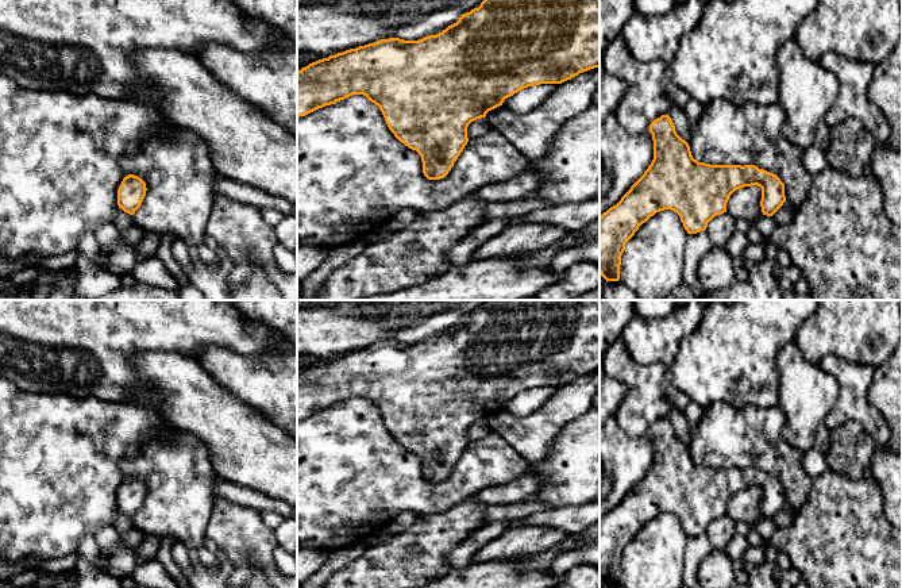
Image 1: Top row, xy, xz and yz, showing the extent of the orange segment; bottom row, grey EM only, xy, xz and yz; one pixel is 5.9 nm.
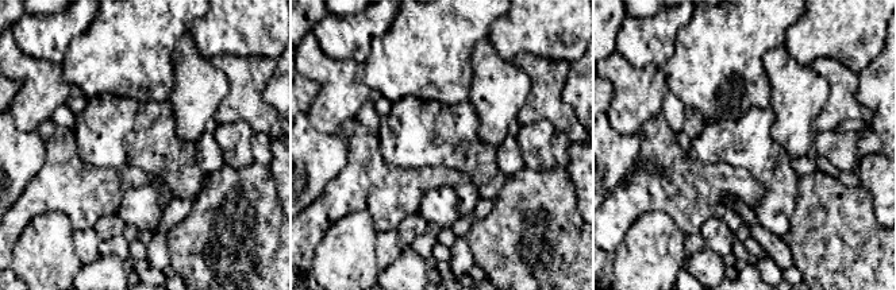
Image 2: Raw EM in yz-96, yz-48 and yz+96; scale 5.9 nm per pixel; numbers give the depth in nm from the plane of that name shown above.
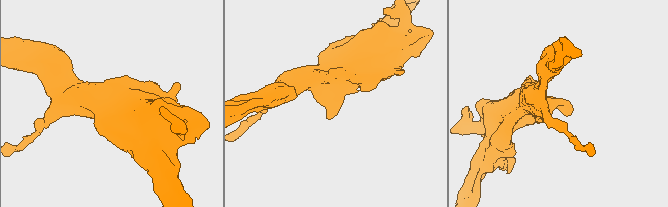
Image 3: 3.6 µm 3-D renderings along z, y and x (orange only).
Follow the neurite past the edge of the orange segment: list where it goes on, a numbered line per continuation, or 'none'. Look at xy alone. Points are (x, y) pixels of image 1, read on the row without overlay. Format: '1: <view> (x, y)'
none

